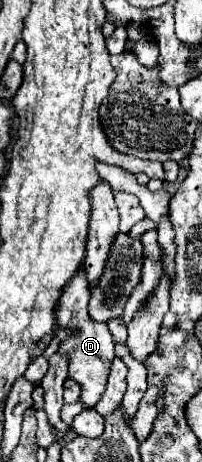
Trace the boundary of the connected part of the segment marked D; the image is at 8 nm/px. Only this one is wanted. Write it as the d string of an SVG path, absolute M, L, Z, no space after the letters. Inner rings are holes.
M83 266L75 272L75 276L65 284L61 290L61 298L55 306L55 316L57 316L57 330L71 330L73 334L67 336L63 342L59 342L59 354L69 360L69 378L81 384L83 394L81 402L85 408L93 408L97 404L97 398L101 398L105 390L105 380L109 374L109 364L113 360L113 338L109 334L107 324L93 322L87 312L87 302L89 302L89 282L87 282L87 272Z

